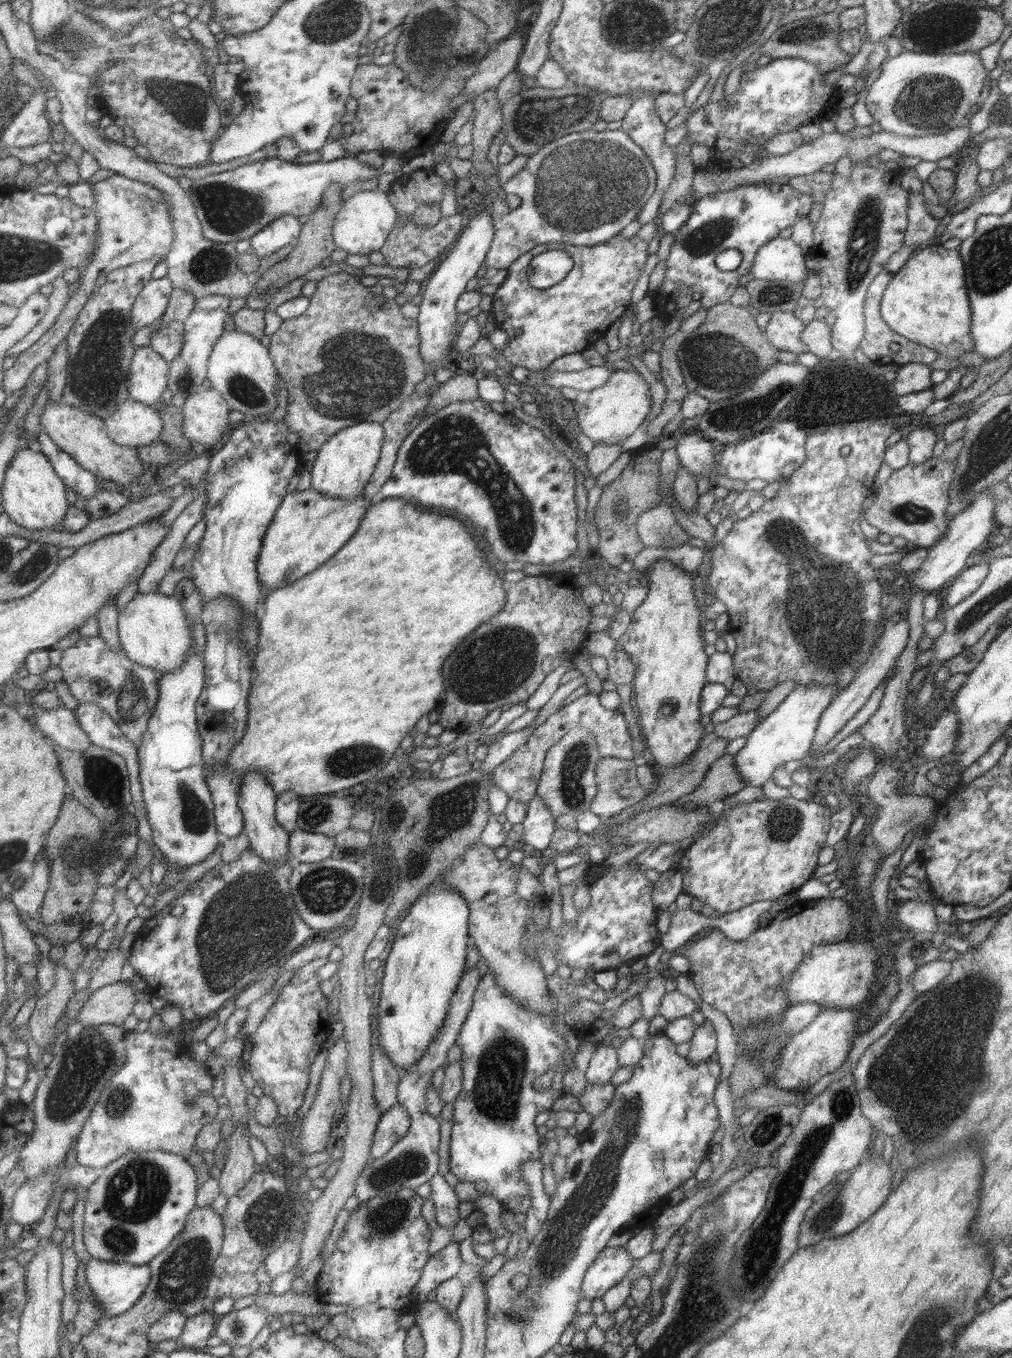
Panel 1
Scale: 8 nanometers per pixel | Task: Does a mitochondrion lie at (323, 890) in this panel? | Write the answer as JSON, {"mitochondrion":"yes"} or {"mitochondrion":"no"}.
{"mitochondrion":"yes"}

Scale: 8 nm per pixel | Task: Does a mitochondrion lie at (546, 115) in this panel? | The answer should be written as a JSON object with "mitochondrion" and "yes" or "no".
{"mitochondrion":"yes"}

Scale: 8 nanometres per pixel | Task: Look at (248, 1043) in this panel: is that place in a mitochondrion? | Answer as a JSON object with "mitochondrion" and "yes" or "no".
{"mitochondrion":"no"}

